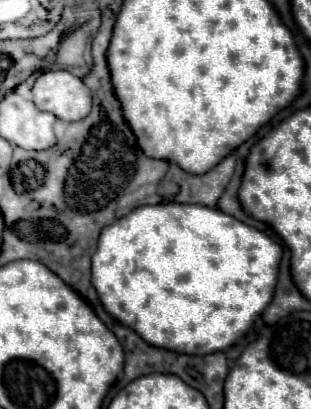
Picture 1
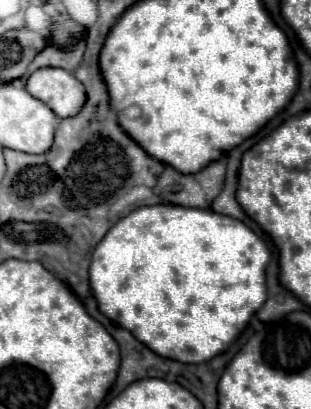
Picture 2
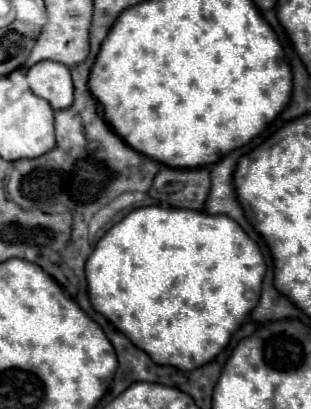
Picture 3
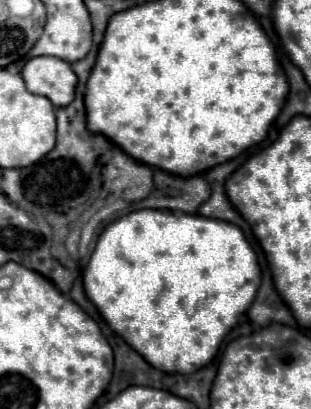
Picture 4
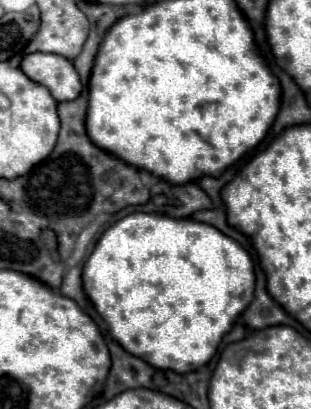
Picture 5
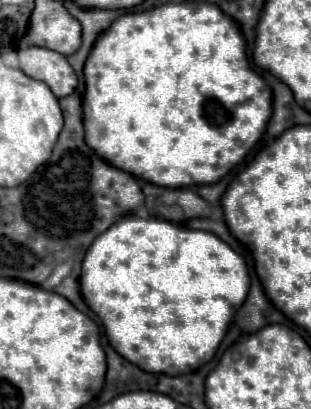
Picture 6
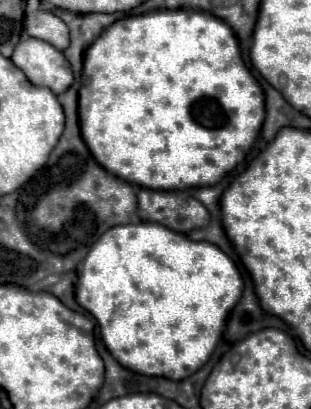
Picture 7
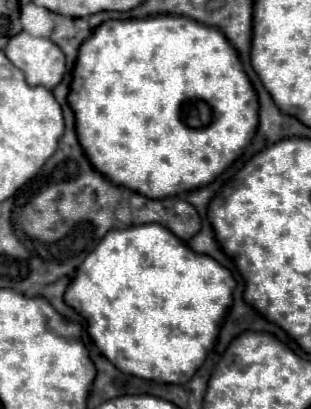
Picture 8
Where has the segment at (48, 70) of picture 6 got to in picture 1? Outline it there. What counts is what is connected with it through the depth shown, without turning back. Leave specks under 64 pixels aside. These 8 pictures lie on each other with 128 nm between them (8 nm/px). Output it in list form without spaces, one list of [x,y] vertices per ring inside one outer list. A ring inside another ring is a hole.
[[[68,70],[40,74],[32,88],[32,94],[34,104],[40,110],[52,112],[64,122],[82,120],[92,108],[92,94],[88,86]]]

